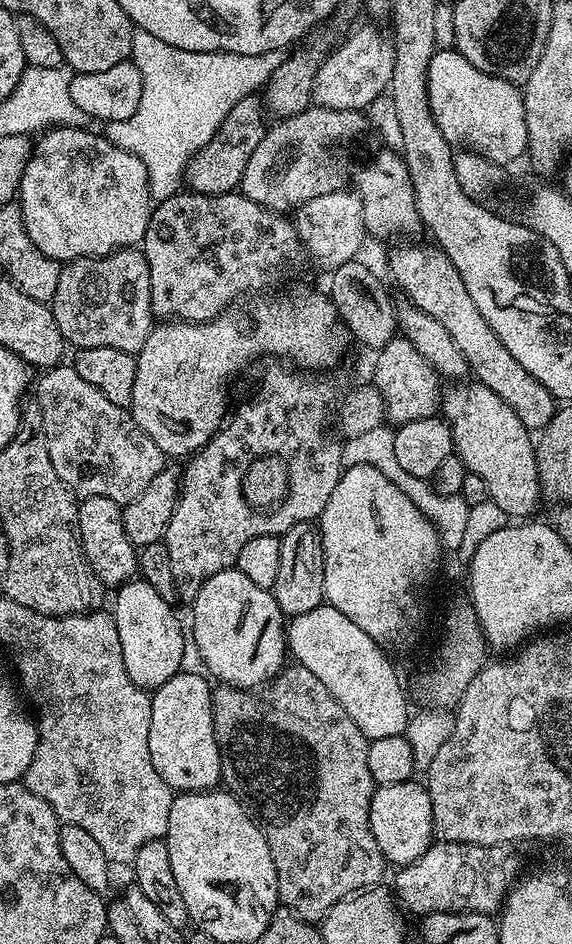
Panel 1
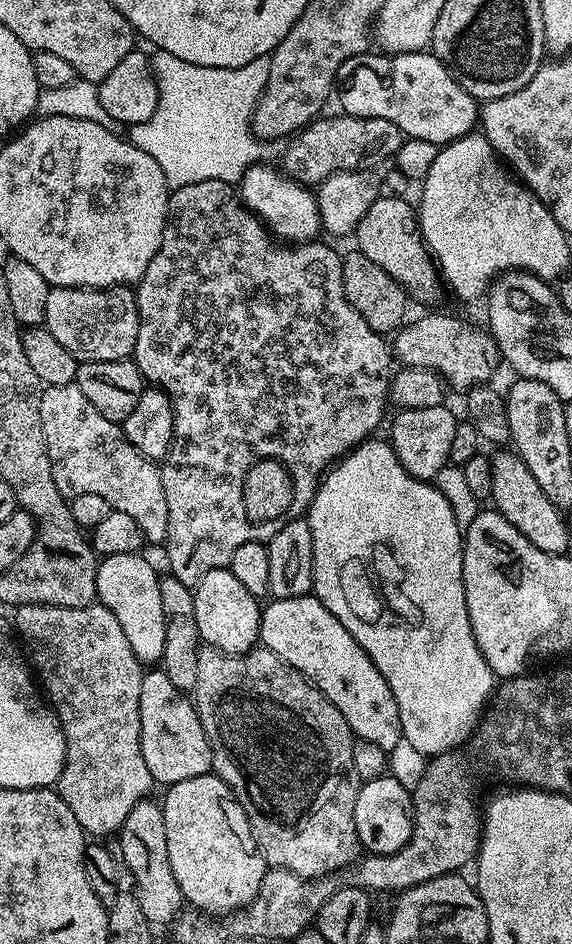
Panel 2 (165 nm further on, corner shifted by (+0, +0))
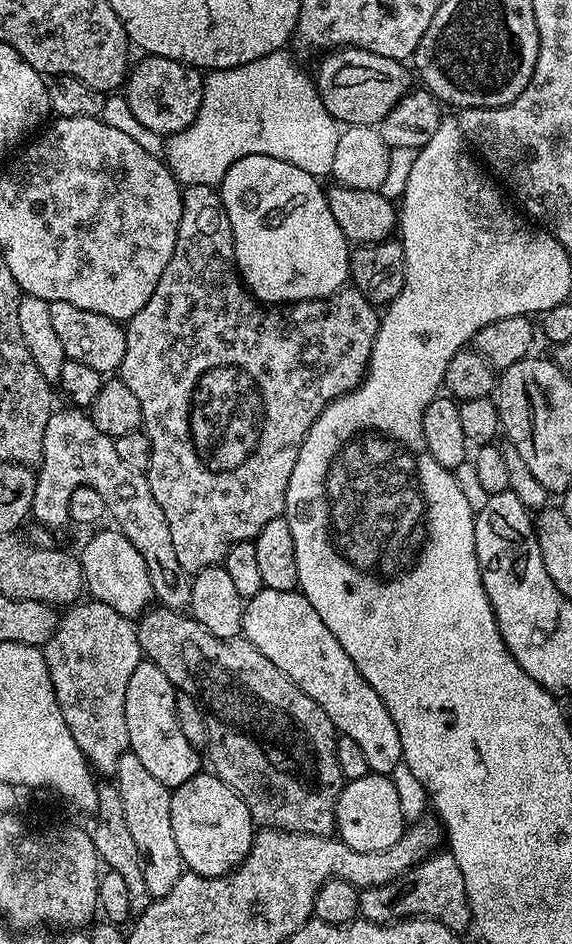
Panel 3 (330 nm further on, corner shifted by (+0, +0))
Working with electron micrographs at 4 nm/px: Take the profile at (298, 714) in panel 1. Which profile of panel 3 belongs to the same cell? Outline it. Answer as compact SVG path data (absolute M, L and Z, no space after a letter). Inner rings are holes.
M152 606L139 617L136 633L141 653L153 660L170 678L177 690L190 694L204 715L208 731L206 760L219 780L226 782L246 802L253 821L264 828L280 828L283 832L305 832L315 836L331 836L336 827L336 803L345 786L342 770L338 770L337 730L330 714L286 678L258 646L243 638L227 640L206 630L191 615L163 606Z

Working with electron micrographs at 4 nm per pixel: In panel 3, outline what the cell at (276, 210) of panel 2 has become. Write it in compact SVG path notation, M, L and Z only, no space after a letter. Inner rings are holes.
M250 154L246 158L238 158L230 170L221 178L218 191L222 198L222 206L226 210L226 218L230 218L230 230L234 238L234 250L236 251L236 271L244 282L244 287L265 306L283 306L286 304L297 304L299 300L321 300L332 296L345 287L350 280L350 242L344 237L344 231L334 222L334 214L330 214L328 205L328 193L322 187L321 181L315 176L306 174L306 170L298 170L290 162L282 162L282 158L270 158L266 154Z

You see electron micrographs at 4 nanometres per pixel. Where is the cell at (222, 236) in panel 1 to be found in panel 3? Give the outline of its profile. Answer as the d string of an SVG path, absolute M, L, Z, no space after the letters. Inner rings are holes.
M189 184L183 189L182 218L178 226L174 254L170 262L166 262L166 270L162 270L162 278L158 278L158 286L154 286L150 302L146 302L146 306L142 306L142 310L138 310L138 314L134 314L134 318L127 321L126 358L122 358L118 369L119 380L126 382L126 386L134 390L138 406L142 406L142 430L152 444L150 462L146 469L150 494L154 494L158 506L162 506L162 514L166 514L166 522L170 522L170 539L174 542L174 551L182 570L195 574L204 568L219 565L230 546L243 540L255 541L266 522L274 522L274 518L284 516L286 486L290 486L290 474L294 474L294 462L298 462L302 442L310 426L314 426L318 414L322 414L322 410L326 410L330 402L345 396L347 392L353 392L364 381L368 372L368 359L380 329L380 318L377 305L369 302L352 286L345 286L321 300L299 300L297 304L283 306L261 304L244 287L244 282L236 271L236 251L230 230L230 218L226 218L219 191L211 184Z

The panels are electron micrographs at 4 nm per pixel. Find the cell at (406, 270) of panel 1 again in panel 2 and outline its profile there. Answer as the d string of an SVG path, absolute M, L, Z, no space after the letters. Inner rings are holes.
M381 194L372 203L370 210L362 214L362 222L358 222L354 233L355 247L363 256L370 258L370 262L382 266L382 270L386 270L386 274L390 274L394 282L401 284L413 301L421 300L424 304L432 304L439 298L442 284L438 279L434 257L420 235L417 209L413 205L411 208L404 199L400 194Z

